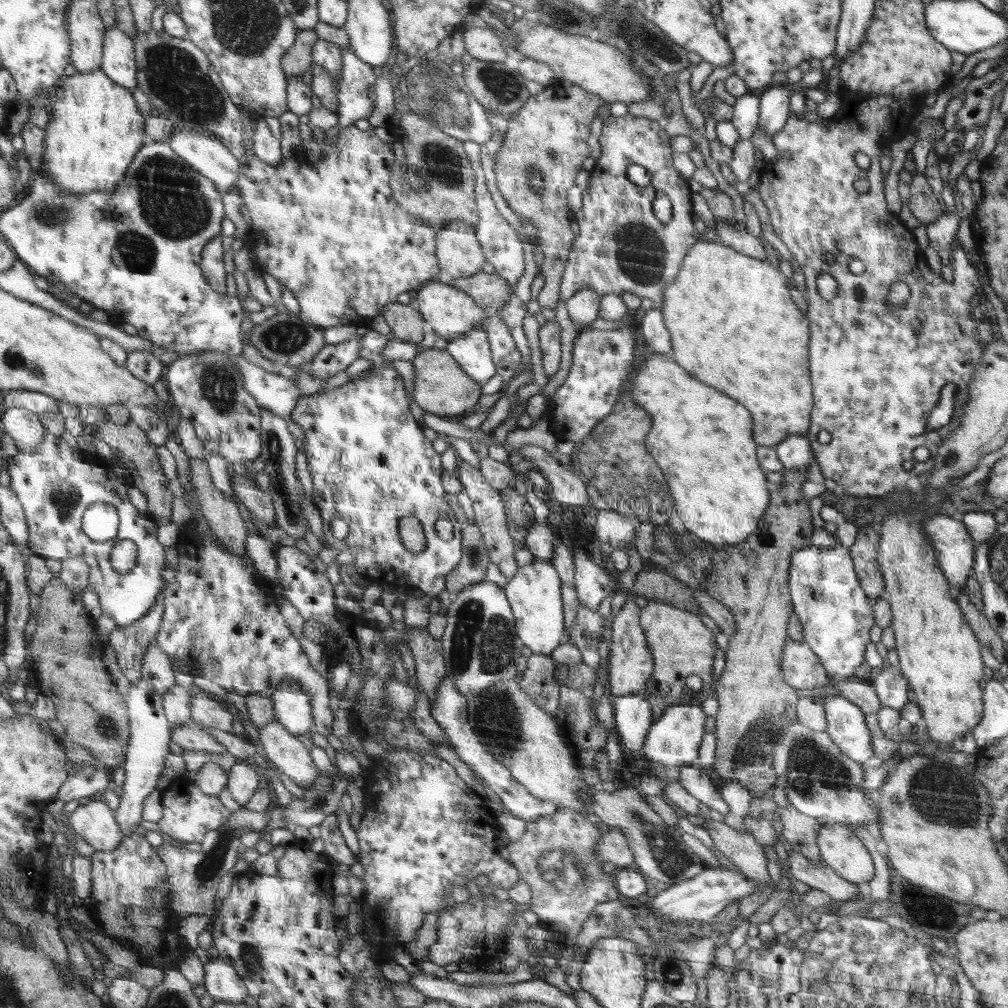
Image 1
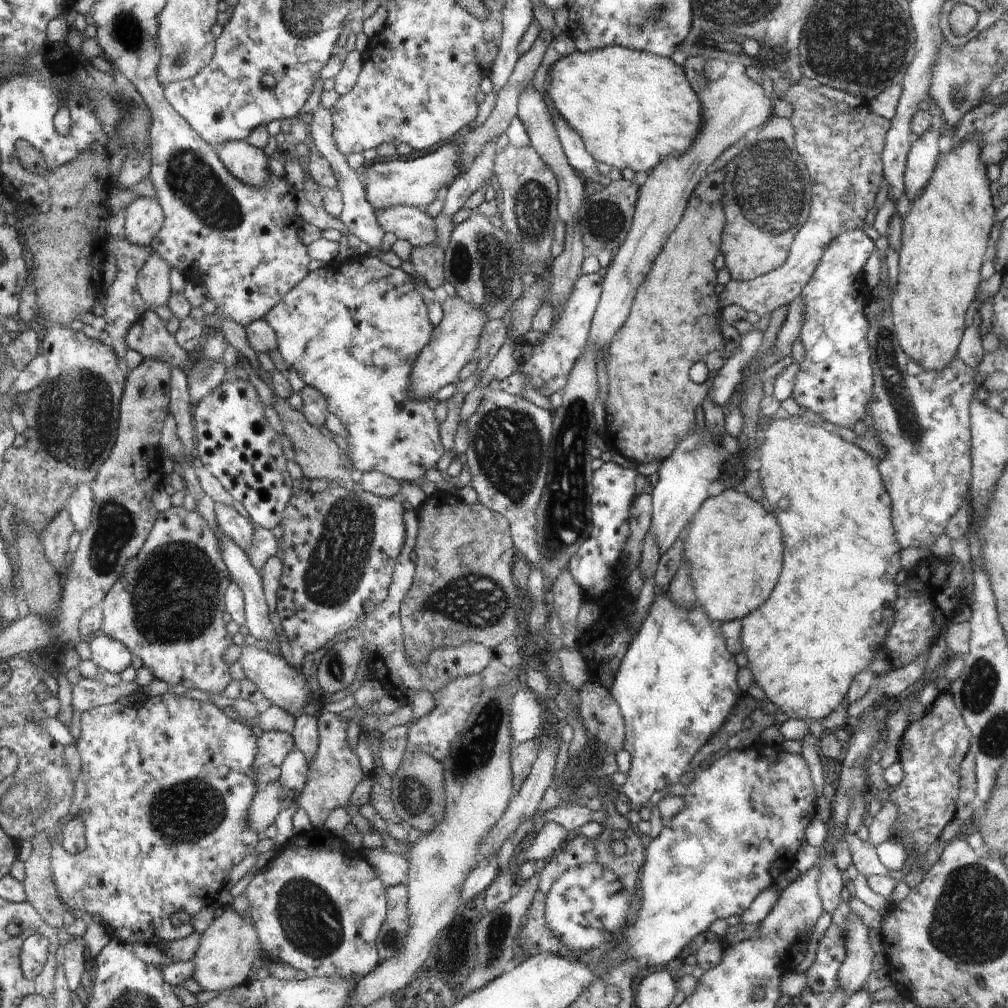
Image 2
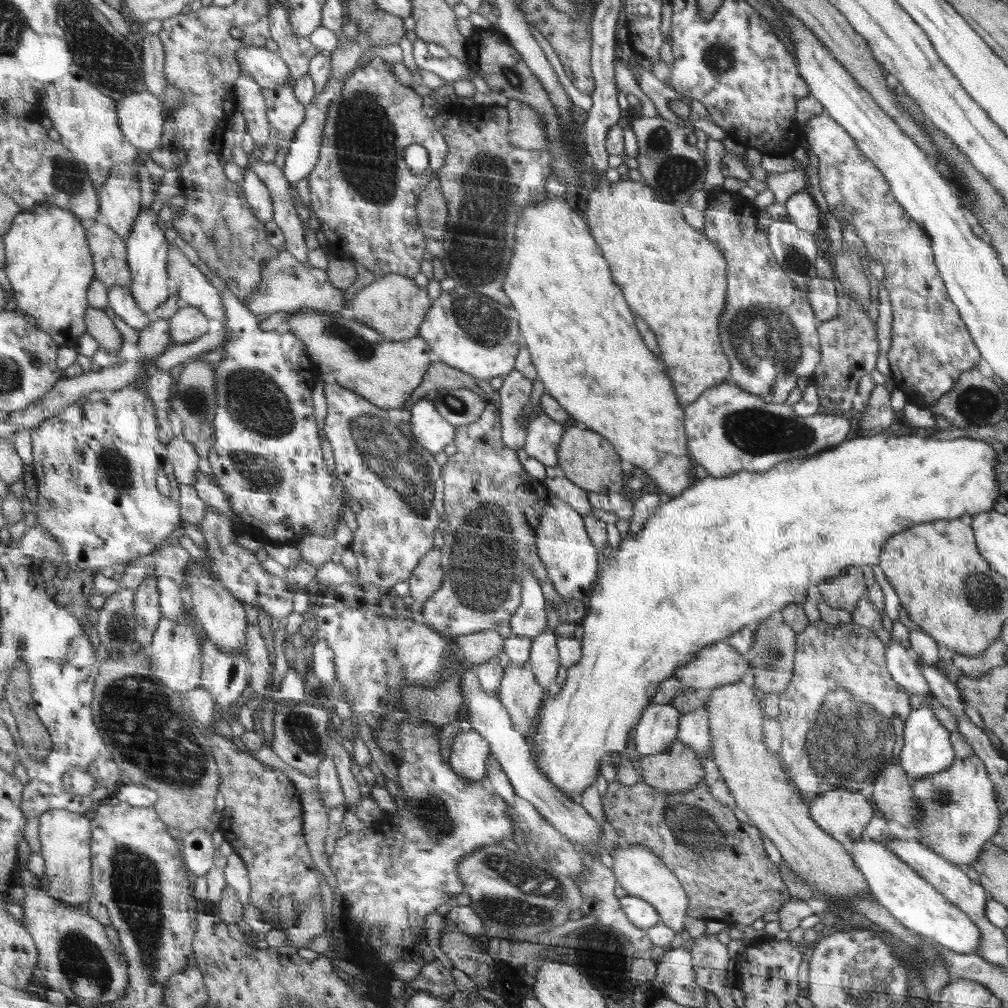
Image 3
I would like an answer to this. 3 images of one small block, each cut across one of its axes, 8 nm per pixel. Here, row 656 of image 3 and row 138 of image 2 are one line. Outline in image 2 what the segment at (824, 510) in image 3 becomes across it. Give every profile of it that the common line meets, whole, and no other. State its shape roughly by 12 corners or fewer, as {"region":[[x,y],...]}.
{"region":[[672,58],[557,60],[547,95],[590,156],[649,173],[703,105]]}

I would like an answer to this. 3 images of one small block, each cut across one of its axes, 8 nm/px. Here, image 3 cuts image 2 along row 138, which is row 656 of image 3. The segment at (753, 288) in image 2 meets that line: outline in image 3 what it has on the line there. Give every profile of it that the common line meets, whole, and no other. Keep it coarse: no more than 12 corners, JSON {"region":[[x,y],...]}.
{"region":[[874,631],[796,636],[779,751],[810,800],[868,792],[912,708]]}

